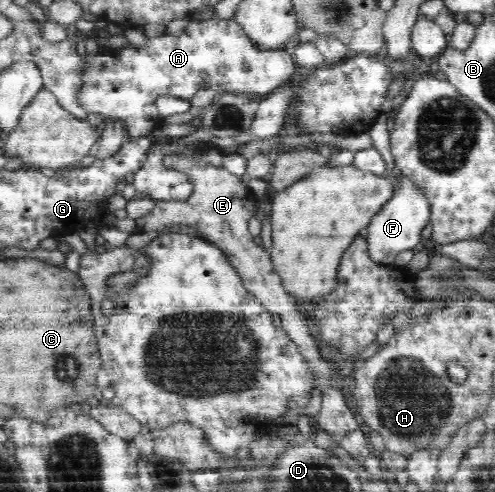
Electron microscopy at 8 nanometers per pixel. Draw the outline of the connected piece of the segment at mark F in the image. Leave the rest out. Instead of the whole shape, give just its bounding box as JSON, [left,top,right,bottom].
[364,175,431,265]

